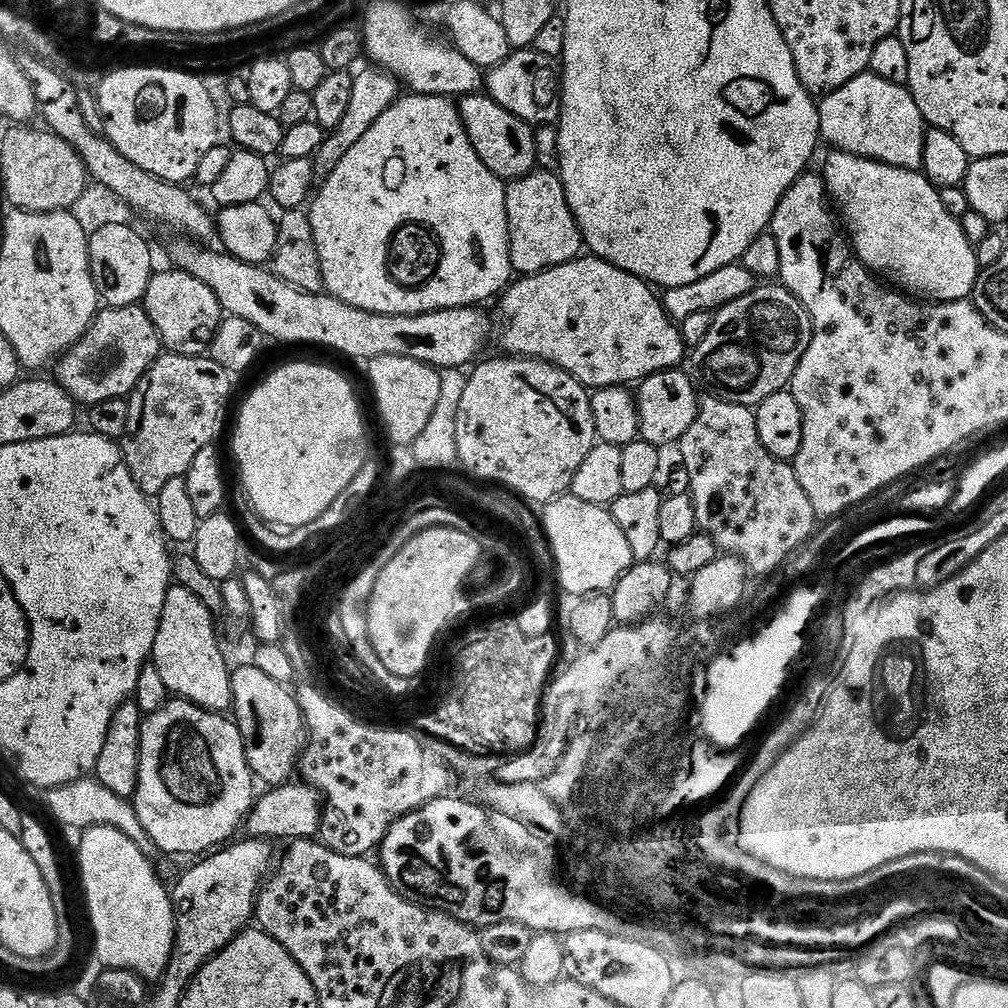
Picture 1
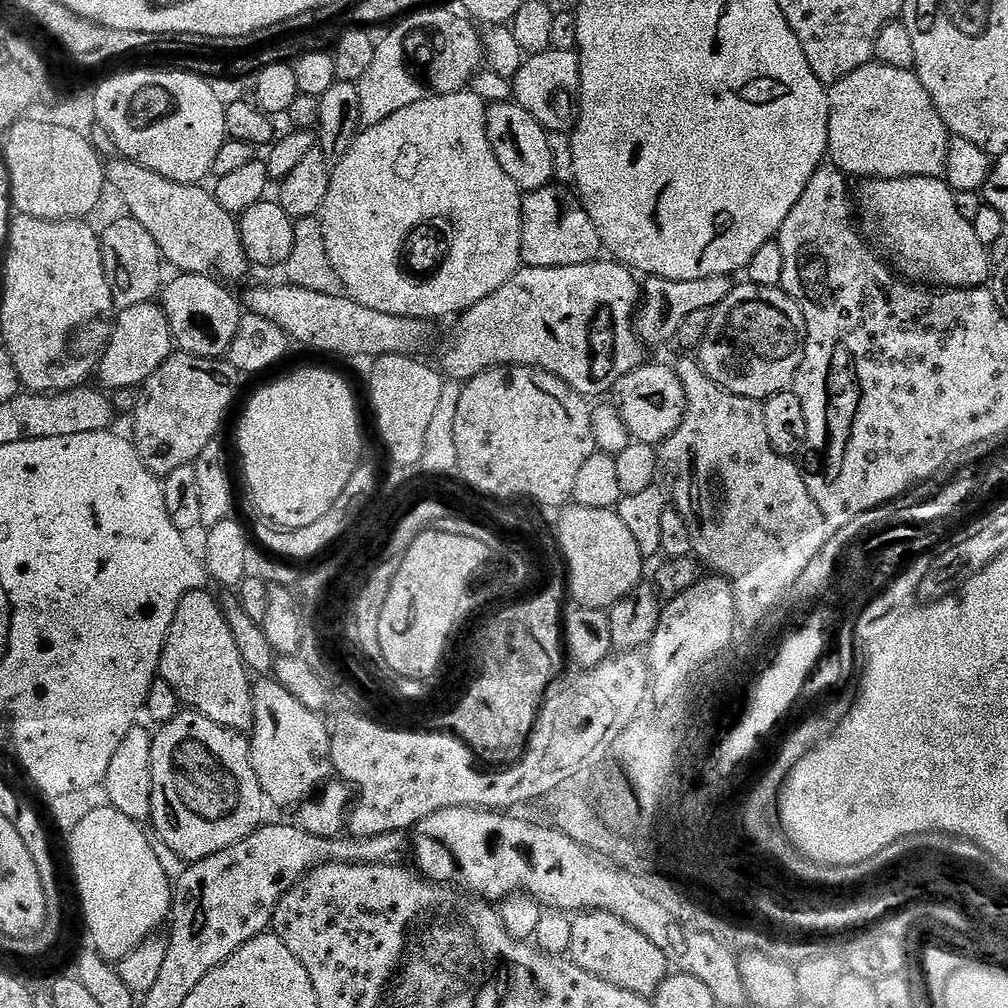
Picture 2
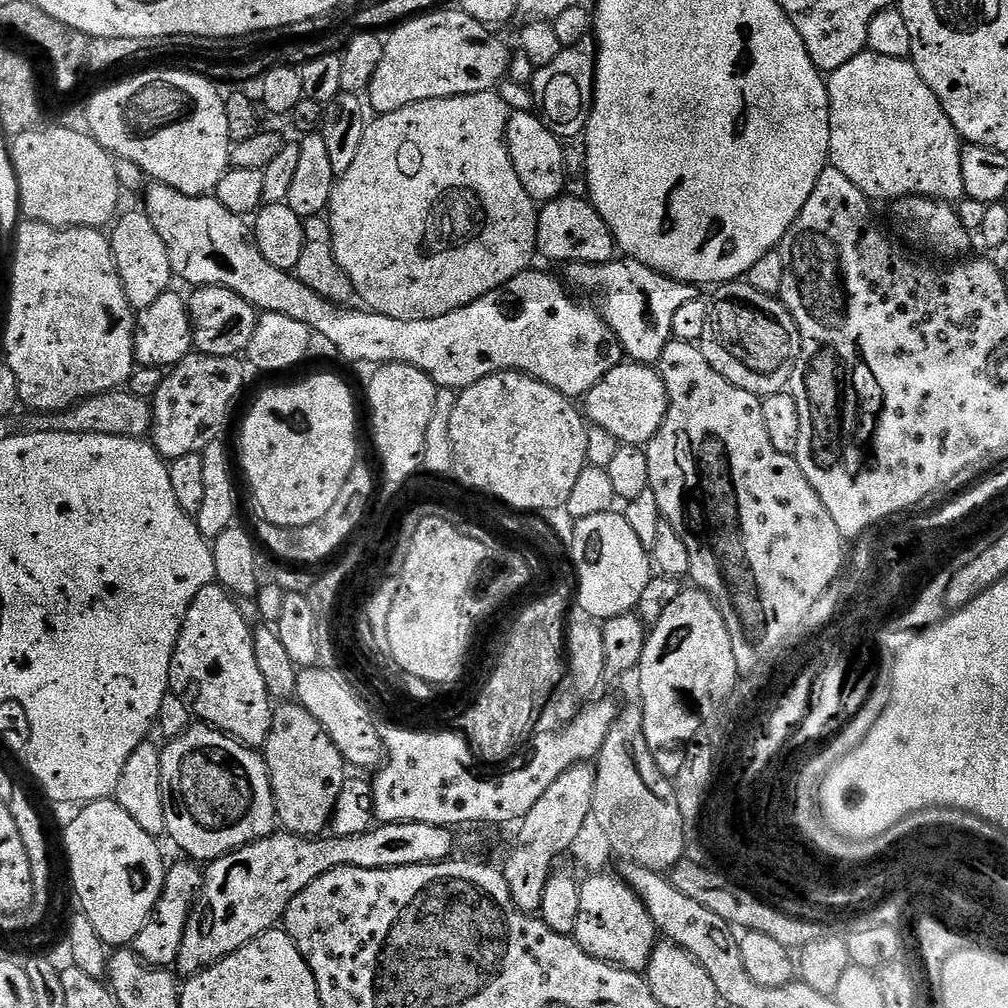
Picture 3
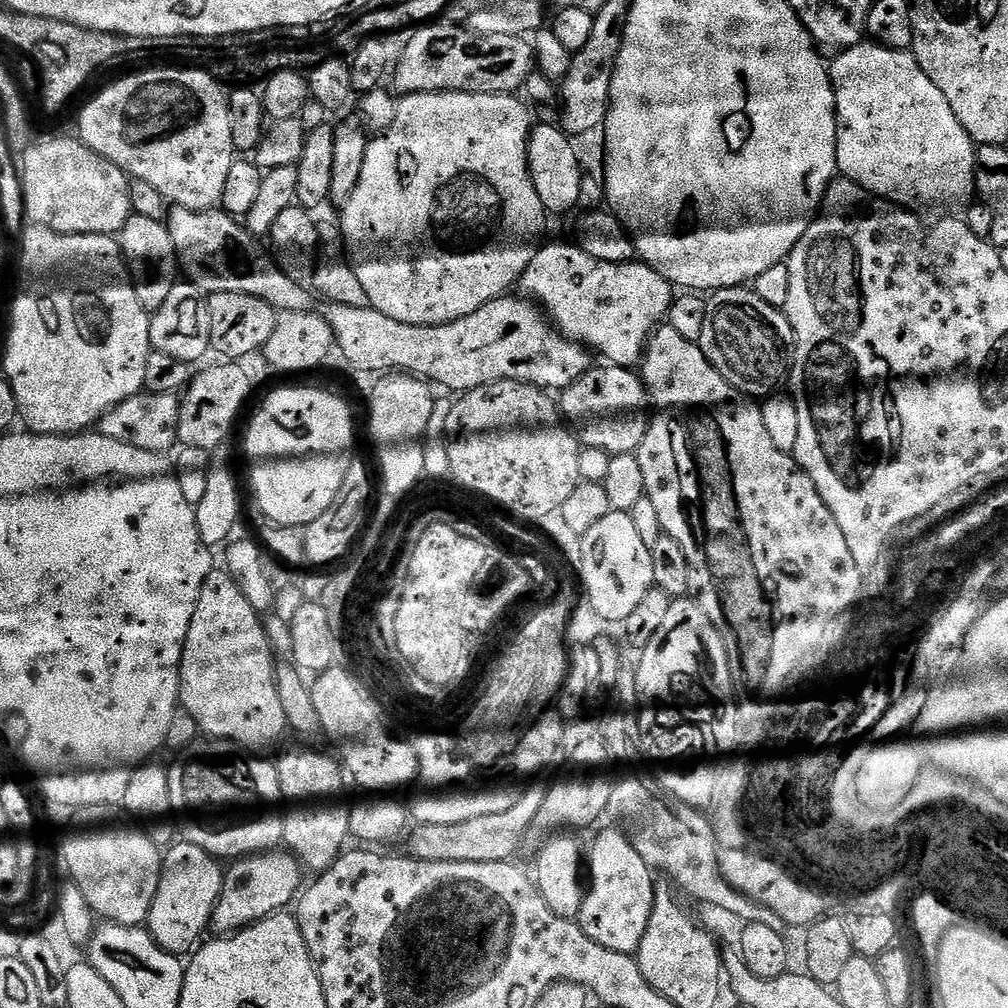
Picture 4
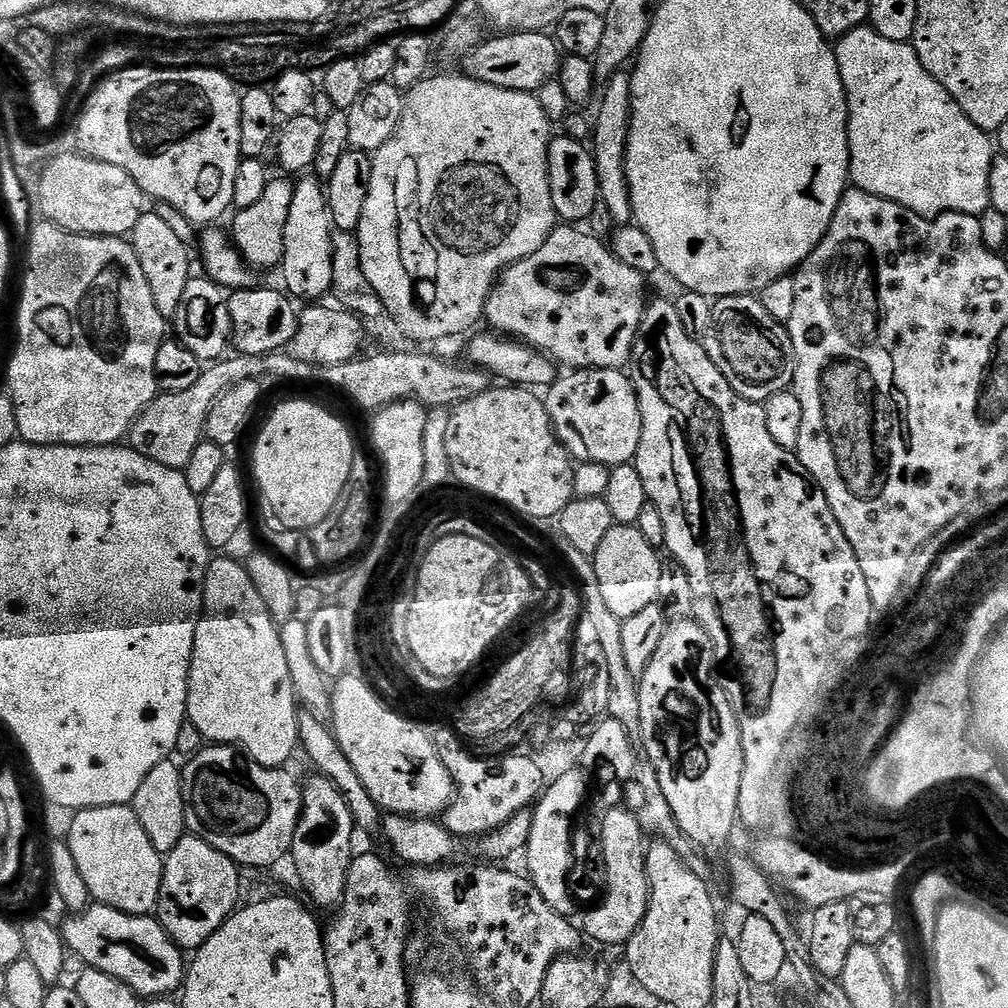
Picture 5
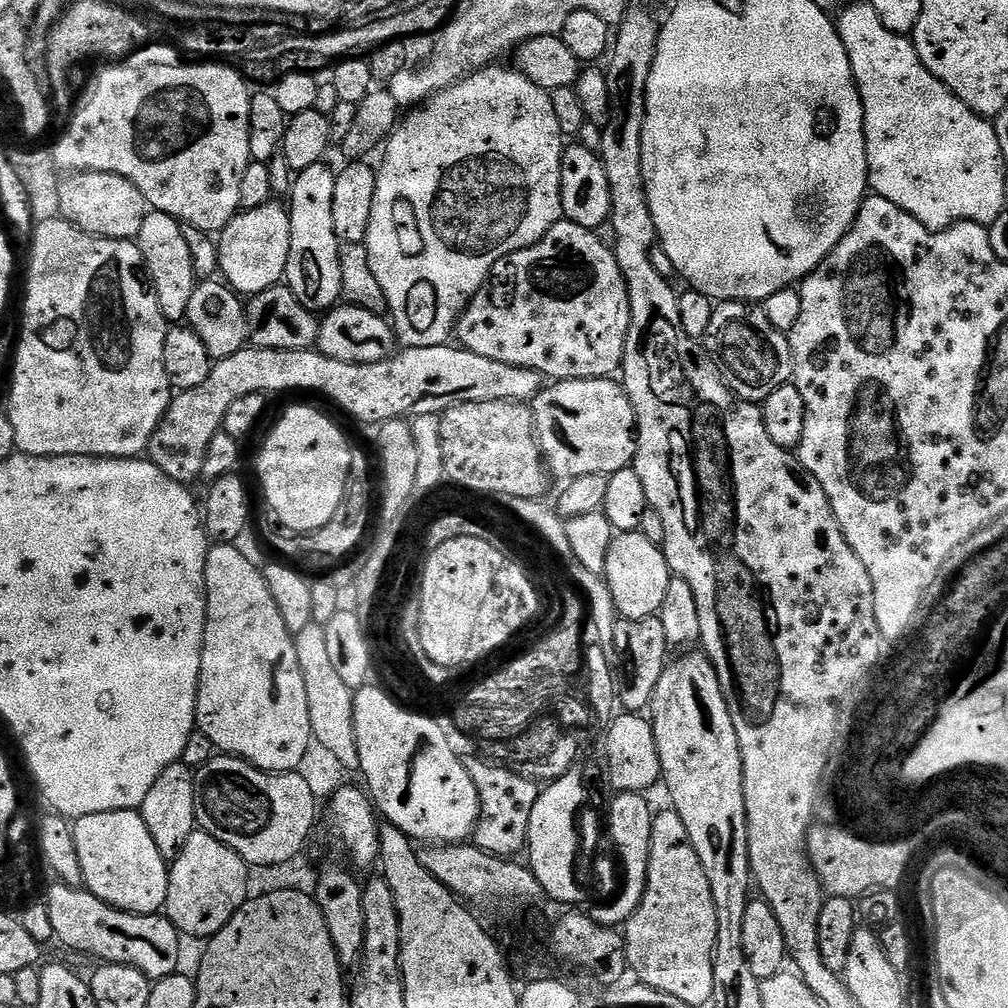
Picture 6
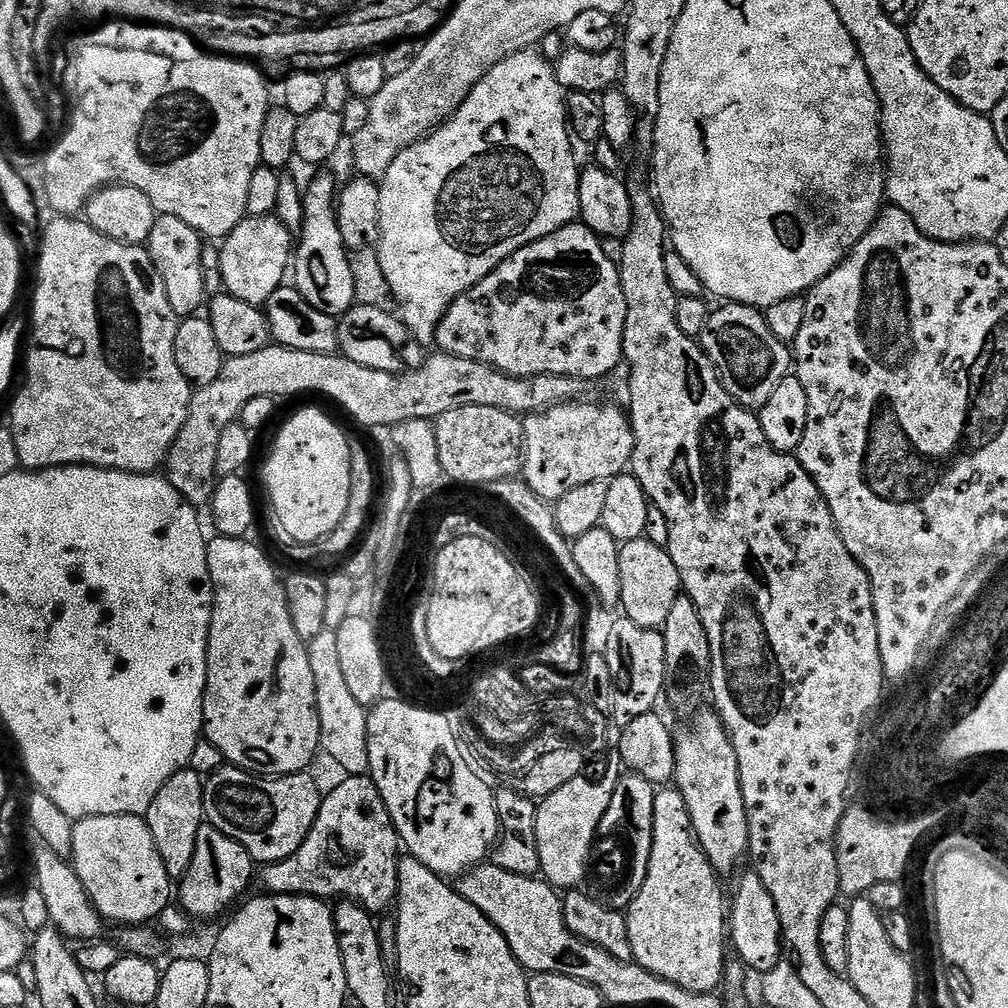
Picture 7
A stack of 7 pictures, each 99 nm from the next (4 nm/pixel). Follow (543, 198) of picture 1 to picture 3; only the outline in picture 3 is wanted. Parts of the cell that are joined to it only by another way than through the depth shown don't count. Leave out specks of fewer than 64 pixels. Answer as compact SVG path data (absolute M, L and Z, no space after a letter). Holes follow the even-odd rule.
M559 196L543 205L538 212L538 238L536 251L541 257L556 264L610 264L617 259L618 249L612 232L598 214L596 207L587 199Z

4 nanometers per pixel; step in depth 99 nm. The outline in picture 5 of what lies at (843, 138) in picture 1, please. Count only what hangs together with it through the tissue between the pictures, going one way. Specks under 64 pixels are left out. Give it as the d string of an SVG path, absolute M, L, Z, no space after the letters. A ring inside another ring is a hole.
M861 26L850 30L845 36L839 37L834 44L838 58L838 70L842 74L842 86L846 90L848 99L848 149L850 150L851 183L855 187L866 190L866 194L874 194L878 198L886 198L890 202L898 202L898 206L906 206L914 214L925 218L935 218L947 212L961 212L980 217L990 207L990 166L994 159L994 140L989 133L982 131L954 102L954 98L944 89L942 82L938 82L922 66L915 48L911 43L890 42L890 38L882 38L871 26Z

